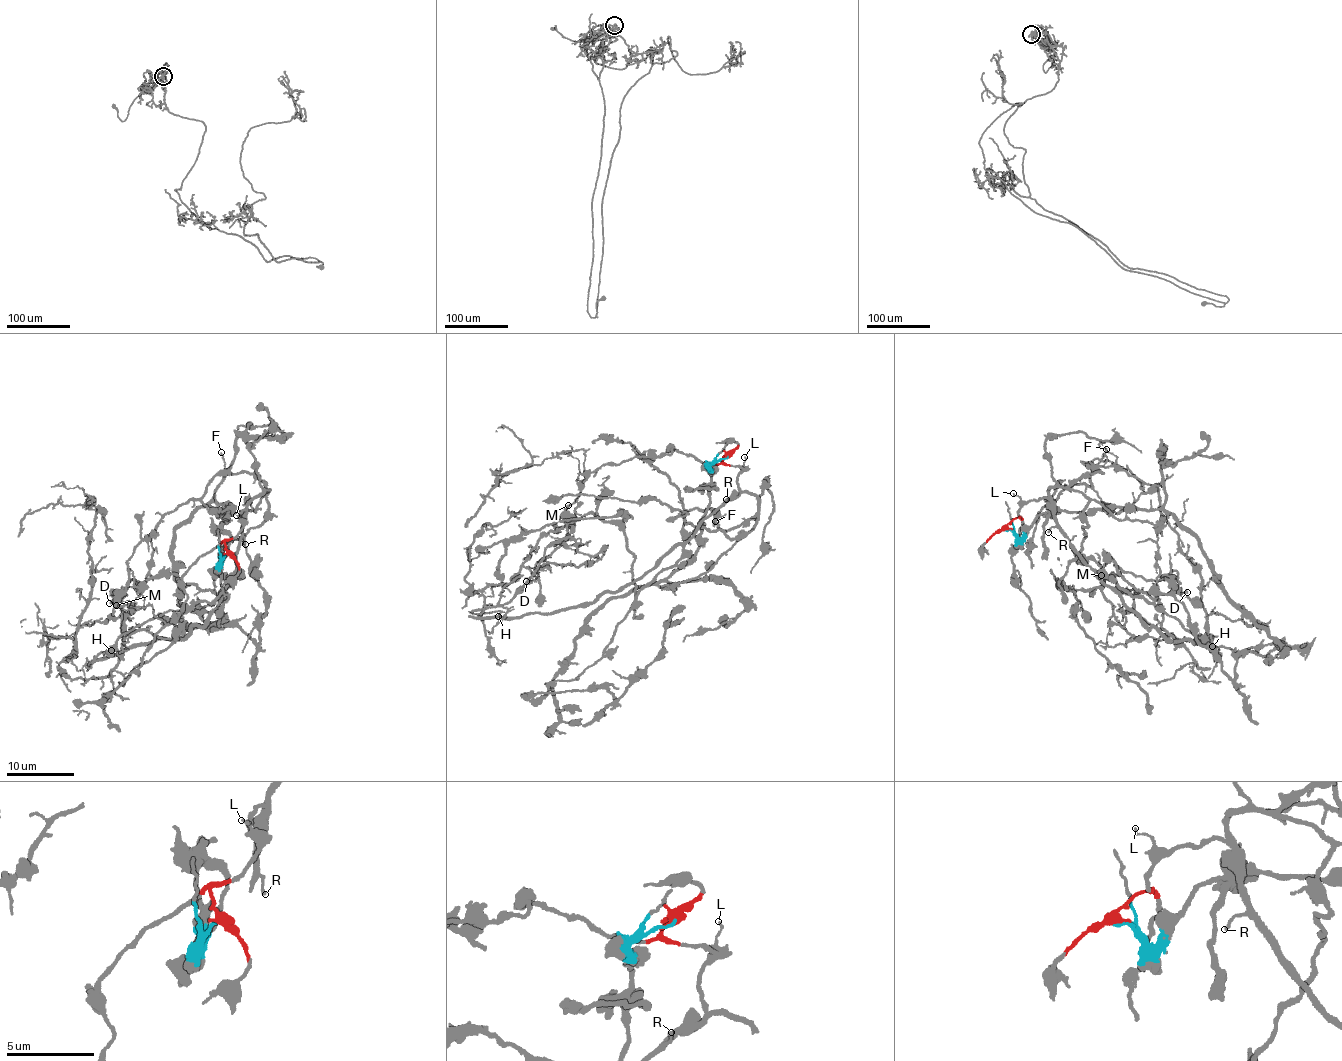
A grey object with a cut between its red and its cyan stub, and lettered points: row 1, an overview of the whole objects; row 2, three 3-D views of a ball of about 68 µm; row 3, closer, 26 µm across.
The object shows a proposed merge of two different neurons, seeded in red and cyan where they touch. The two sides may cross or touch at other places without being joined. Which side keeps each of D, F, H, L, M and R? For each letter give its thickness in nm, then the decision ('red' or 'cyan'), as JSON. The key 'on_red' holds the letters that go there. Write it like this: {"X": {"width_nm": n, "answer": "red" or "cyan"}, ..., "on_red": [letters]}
{"D": {"width_nm": 110, "answer": "red"}, "F": {"width_nm": 150, "answer": "red"}, "H": {"width_nm": 160, "answer": "red"}, "L": {"width_nm": 100, "answer": "red"}, "M": {"width_nm": 150, "answer": "red"}, "R": {"width_nm": 150, "answer": "red"}, "on_red": ["D", "F", "H", "L", "M", "R"]}

